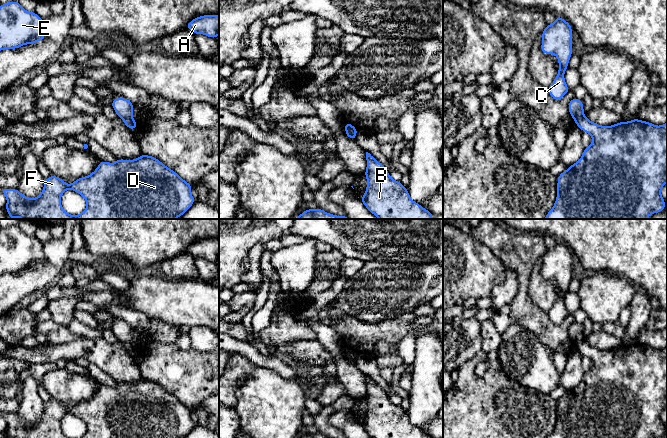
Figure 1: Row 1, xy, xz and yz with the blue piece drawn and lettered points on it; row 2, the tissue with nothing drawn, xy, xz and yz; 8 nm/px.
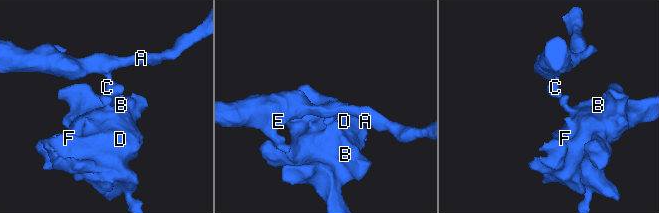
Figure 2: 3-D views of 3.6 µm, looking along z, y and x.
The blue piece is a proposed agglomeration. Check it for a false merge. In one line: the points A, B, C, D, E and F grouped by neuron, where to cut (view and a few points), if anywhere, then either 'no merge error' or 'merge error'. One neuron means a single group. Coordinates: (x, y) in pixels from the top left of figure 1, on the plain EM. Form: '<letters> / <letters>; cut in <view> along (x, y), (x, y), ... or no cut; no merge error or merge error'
A C E / B D F; cut in xz along (356, 354), (351, 354), (346, 358); merge error

